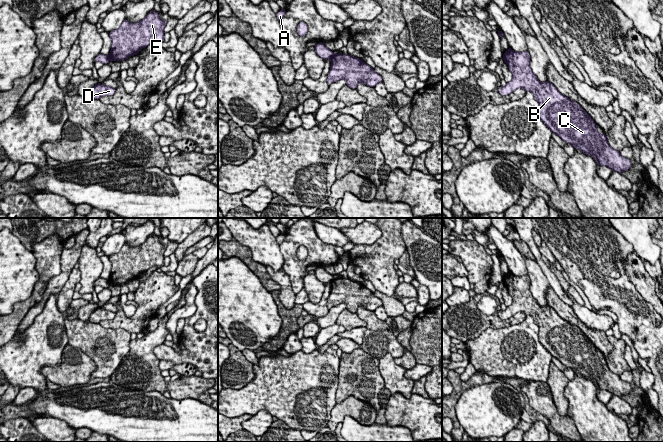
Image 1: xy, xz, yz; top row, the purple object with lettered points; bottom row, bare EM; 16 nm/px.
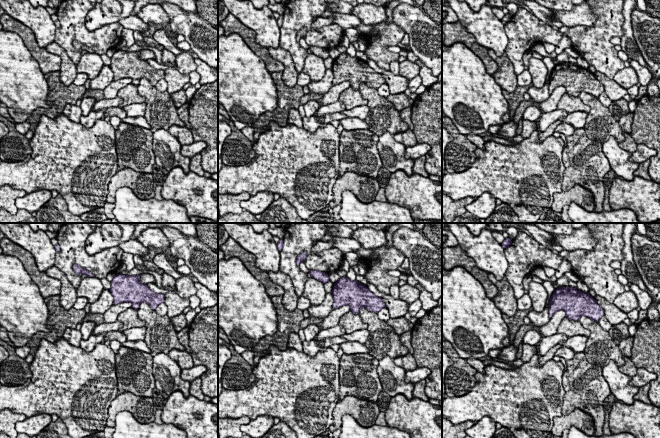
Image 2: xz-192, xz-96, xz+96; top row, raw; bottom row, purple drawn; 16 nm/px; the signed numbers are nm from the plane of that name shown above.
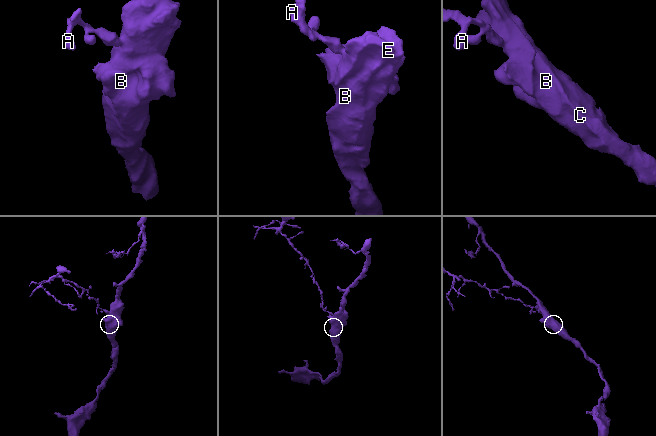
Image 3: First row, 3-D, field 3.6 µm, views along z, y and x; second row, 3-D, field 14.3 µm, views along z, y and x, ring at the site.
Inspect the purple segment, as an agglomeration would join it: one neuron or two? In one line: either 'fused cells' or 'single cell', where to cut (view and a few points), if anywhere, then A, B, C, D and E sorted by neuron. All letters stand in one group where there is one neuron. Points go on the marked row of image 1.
fused cells; cut in xz along (334, 54), (330, 58); A / B C D E

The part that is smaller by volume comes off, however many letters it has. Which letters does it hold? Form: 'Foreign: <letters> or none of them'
Foreign: A

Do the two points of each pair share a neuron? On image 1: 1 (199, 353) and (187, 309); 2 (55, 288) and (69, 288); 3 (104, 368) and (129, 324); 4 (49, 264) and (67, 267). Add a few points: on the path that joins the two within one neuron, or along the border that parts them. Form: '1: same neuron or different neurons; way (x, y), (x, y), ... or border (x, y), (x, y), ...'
1: different neurons; border (197, 294), (195, 297), (196, 311), (185, 319)
2: different neurons; border (74, 268), (63, 287), (57, 293)
3: different neurons; border (102, 326), (125, 329), (130, 333)
4: different neurons; border (64, 248), (61, 271), (47, 285)

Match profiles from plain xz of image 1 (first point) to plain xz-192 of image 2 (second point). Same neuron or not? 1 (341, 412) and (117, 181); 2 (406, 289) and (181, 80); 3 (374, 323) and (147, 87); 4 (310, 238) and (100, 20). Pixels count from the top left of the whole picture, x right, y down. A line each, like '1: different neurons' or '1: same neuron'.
1: same neuron
2: different neurons
3: same neuron
4: different neurons

